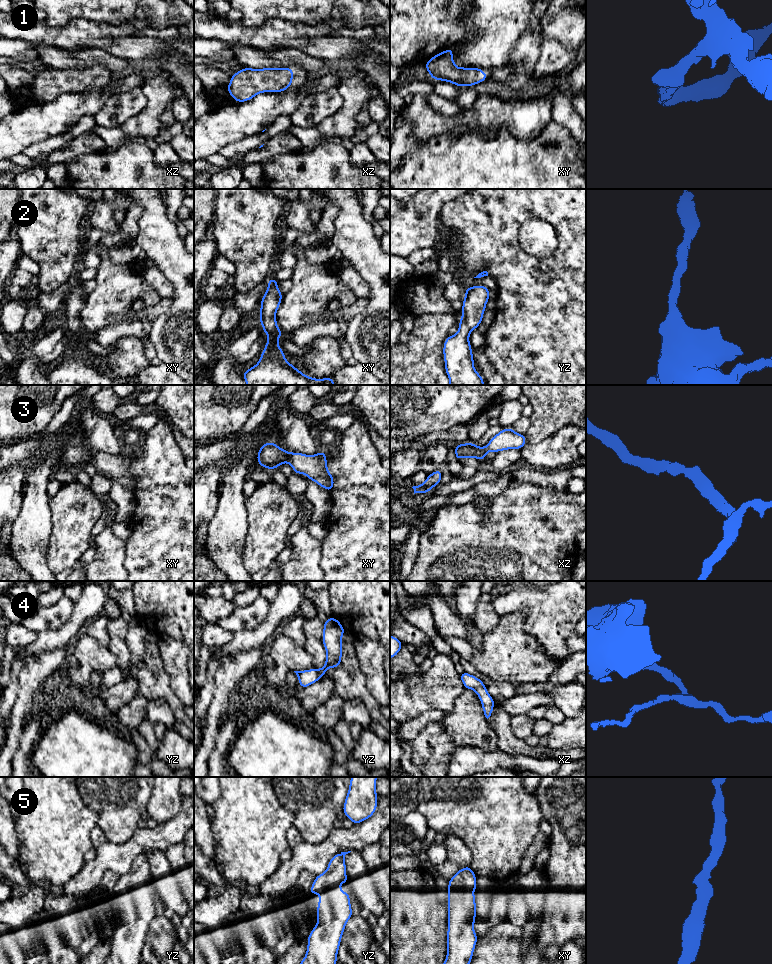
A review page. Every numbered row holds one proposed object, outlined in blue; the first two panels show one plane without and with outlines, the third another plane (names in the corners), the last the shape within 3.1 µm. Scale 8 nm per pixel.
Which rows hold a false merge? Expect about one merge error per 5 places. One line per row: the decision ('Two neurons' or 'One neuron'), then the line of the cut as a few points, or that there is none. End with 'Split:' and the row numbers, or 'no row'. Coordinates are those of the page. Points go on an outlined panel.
1: One neuron. No split
2: One neuron. No split
3: One neuron. No split
4: One neuron. No split
5: One neuron. No split
Split: no row

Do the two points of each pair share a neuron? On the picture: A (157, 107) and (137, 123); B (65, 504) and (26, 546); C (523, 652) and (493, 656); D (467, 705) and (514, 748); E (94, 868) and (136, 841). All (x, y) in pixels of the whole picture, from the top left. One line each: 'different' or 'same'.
A: same
B: different
C: same
D: different
E: same

